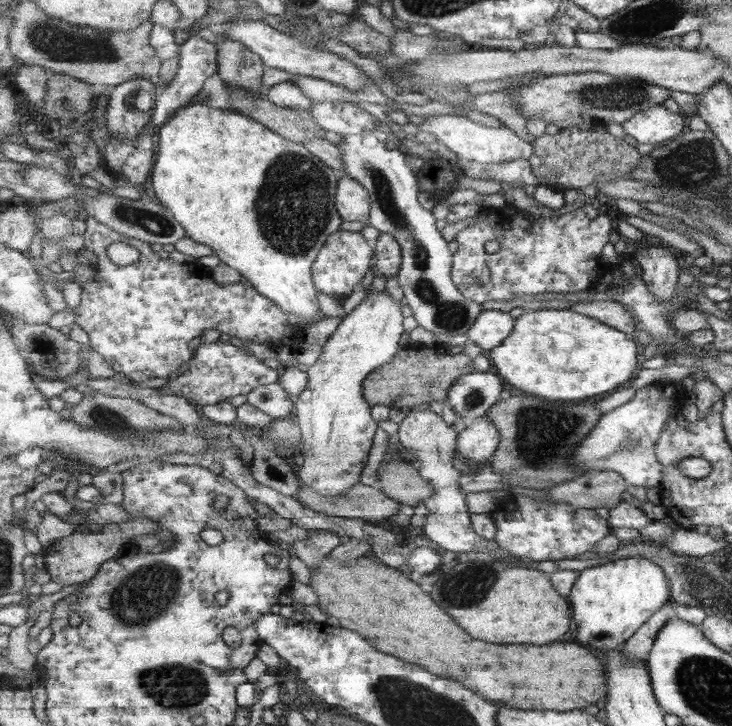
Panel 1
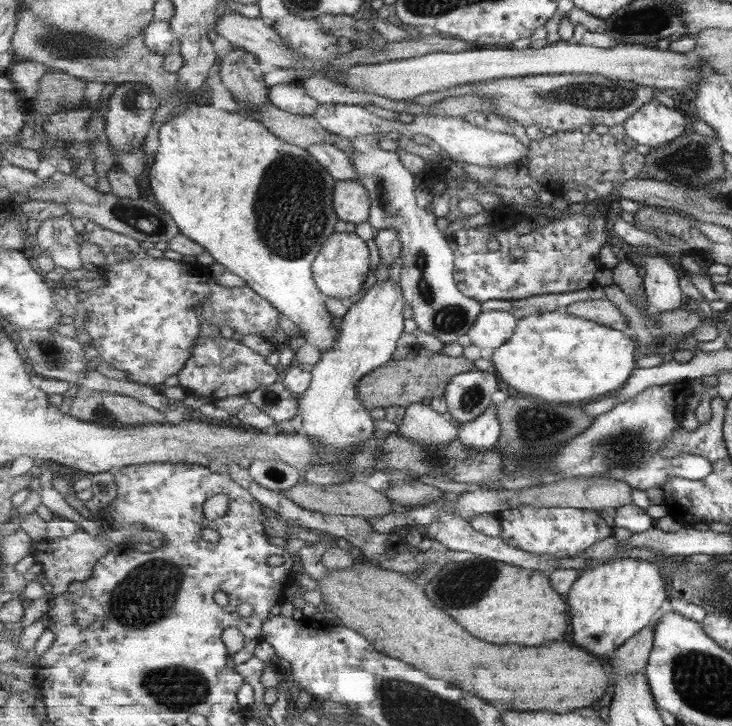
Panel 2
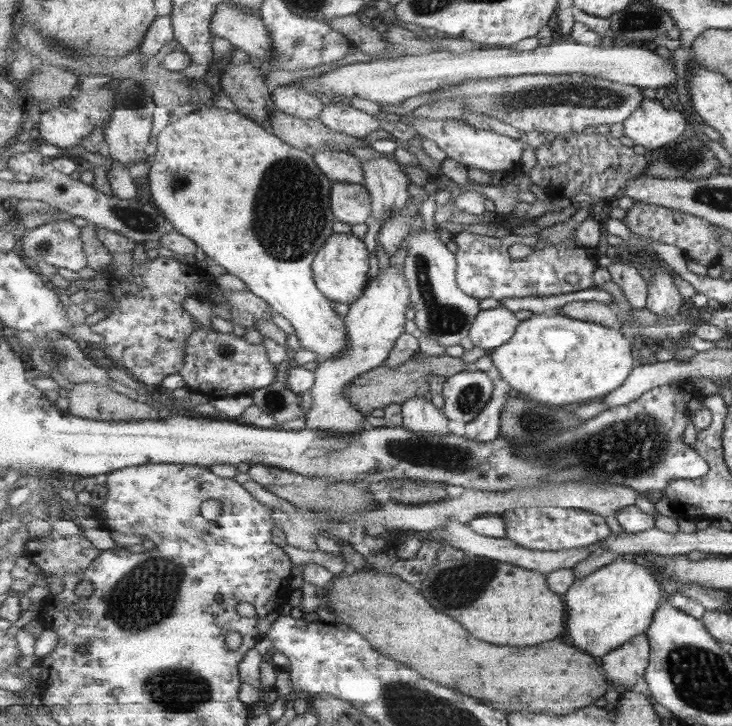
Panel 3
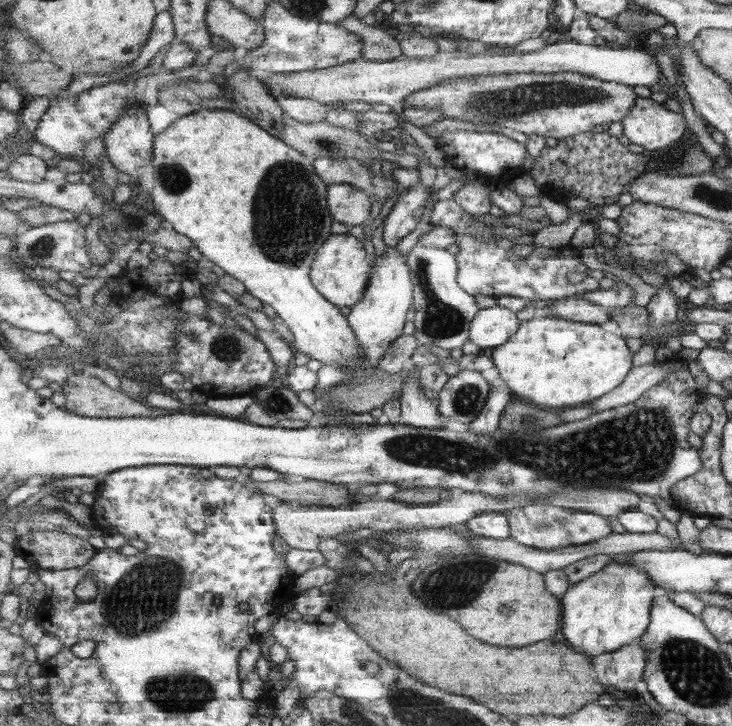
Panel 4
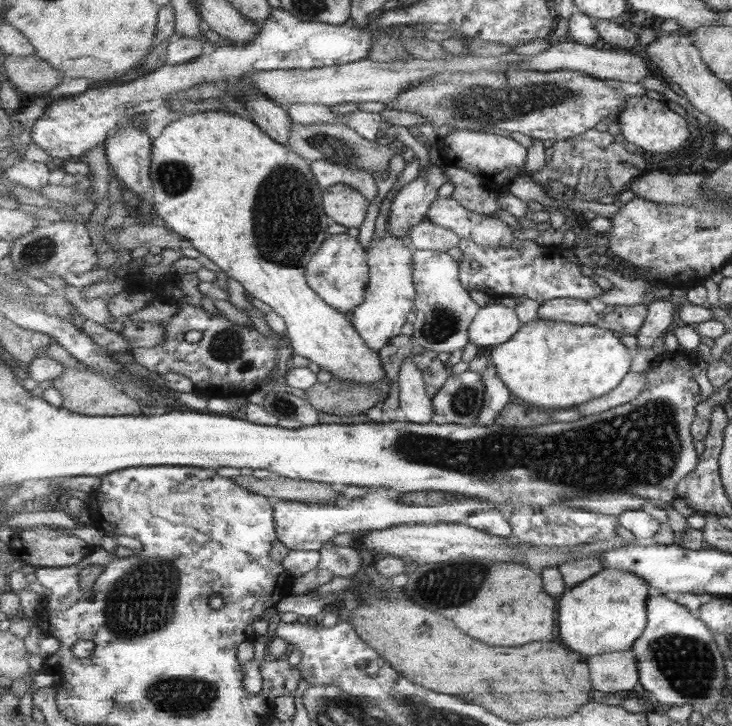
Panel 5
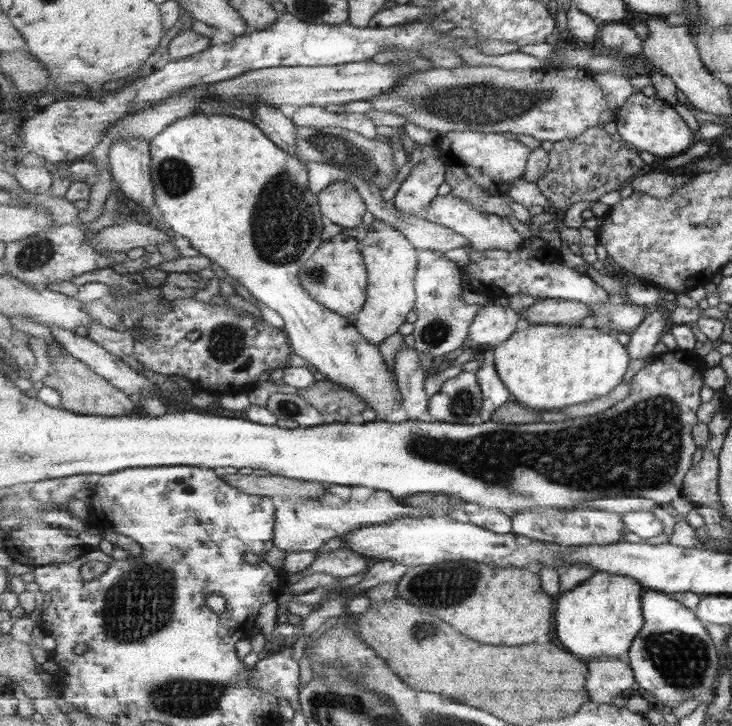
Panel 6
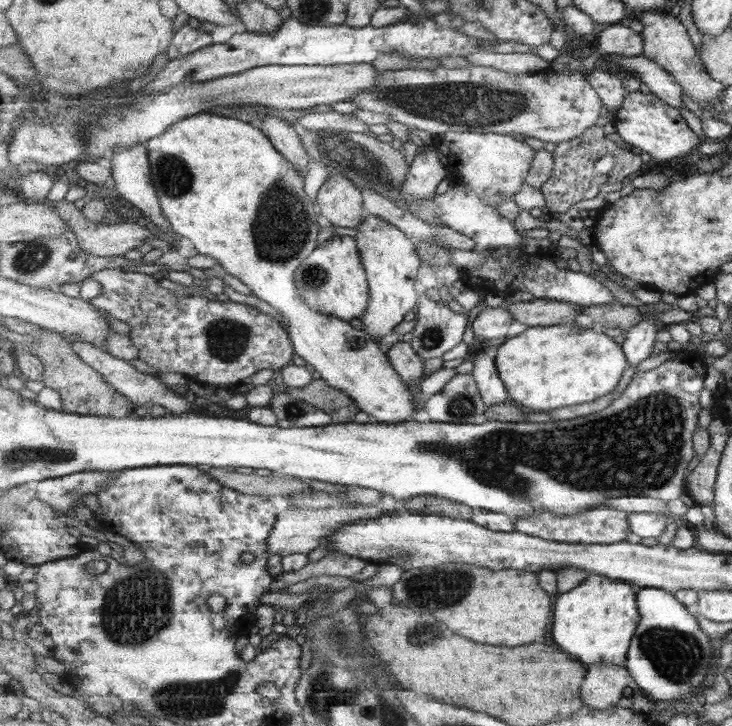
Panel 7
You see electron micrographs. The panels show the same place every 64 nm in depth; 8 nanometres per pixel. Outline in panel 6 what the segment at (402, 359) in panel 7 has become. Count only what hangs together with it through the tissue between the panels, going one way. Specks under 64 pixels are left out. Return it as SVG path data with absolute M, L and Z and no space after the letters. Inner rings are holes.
M401 348L399 354L396 354L396 356L394 372L398 381L398 388L400 389L402 409L407 412L409 420L417 421L428 411L430 406L431 397L426 392L426 381L428 377L421 365L419 351L415 350L415 348Z

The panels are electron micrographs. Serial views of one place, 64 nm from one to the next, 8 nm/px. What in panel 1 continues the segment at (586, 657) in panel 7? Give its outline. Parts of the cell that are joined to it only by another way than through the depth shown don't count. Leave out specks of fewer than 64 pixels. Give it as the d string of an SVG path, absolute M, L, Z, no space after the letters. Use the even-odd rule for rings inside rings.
M642 557L619 559L580 571L568 599L579 626L579 642L601 654L623 646L655 612L673 602L663 567Z

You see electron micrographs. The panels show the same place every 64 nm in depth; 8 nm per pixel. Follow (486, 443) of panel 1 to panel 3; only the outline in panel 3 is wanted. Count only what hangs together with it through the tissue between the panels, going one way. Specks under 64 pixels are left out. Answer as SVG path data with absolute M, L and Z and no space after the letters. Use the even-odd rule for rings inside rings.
M508 394L493 398L476 420L466 424L464 436L481 443L497 441L502 432L502 412L508 398Z

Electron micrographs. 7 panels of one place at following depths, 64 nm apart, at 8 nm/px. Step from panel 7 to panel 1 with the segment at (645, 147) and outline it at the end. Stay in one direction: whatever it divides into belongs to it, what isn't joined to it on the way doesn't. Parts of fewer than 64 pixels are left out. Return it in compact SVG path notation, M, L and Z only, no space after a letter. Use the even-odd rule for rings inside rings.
M659 104L635 114L623 124L623 128L639 143L659 145L681 135L688 126L687 119L681 112L671 112Z

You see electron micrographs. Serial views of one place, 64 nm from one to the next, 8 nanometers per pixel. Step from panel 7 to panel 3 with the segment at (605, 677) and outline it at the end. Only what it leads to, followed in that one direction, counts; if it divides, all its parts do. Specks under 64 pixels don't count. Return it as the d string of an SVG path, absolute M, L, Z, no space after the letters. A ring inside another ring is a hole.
M647 633L629 640L621 648L601 657L601 669L605 677L624 687L633 687L644 678L650 665L651 644Z

